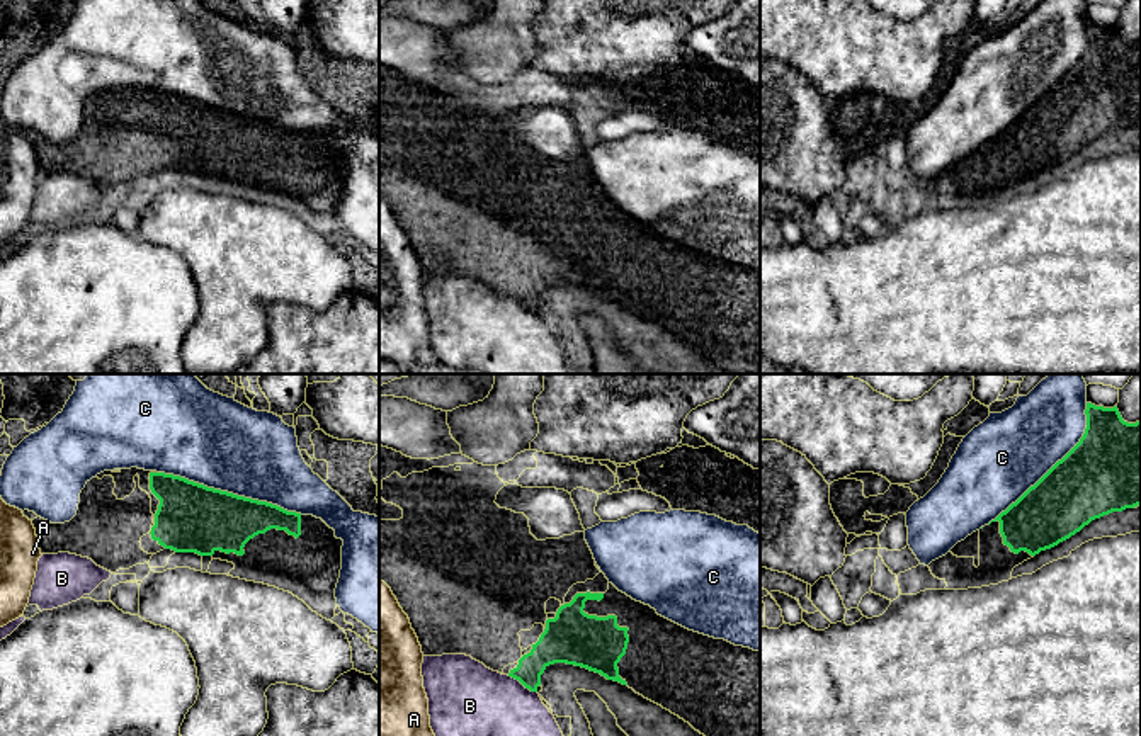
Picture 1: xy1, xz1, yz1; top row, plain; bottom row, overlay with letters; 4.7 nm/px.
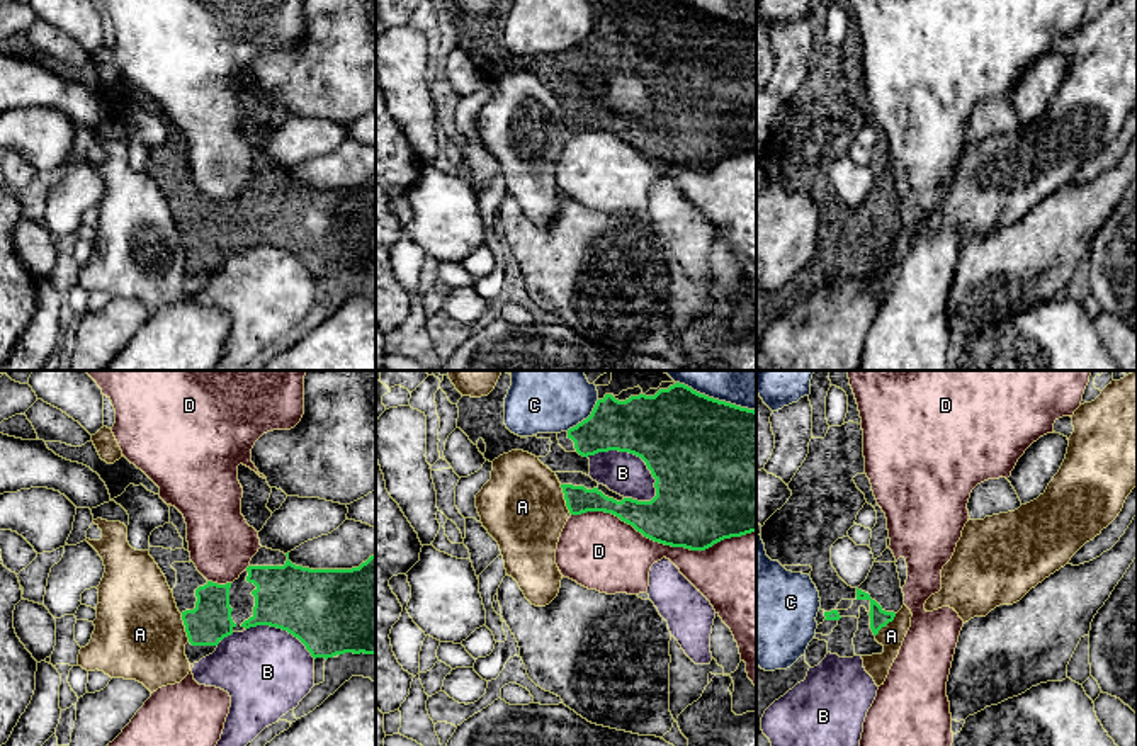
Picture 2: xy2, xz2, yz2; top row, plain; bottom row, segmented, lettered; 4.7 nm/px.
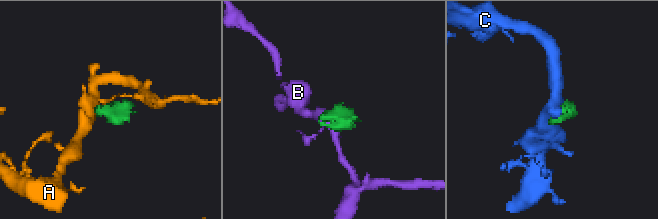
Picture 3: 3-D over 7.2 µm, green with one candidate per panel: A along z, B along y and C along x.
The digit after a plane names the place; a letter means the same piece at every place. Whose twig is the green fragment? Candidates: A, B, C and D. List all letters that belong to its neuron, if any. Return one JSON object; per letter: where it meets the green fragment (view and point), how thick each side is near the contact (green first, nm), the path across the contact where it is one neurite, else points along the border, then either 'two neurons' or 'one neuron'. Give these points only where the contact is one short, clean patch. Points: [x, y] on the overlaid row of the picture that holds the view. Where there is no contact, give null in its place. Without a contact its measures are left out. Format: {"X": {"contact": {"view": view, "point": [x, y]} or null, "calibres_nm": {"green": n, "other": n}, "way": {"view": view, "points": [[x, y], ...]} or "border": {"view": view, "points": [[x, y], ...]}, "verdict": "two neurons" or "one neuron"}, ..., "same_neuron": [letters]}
{"A": {"contact": {"view": "xz2", "point": [565, 498]}, "calibres_nm": {"green": 130, "other": 400}, "border": {"view": "xz2", "points": [[560, 485], [565, 505], [571, 514]]}, "verdict": "two neurons"}, "B": {"contact": {"view": "xz2", "point": [633, 452]}, "calibres_nm": {"green": 440, "other": 200}, "verdict": "two neurons"}, "C": {"contact": {"view": "xy1", "point": [230, 493]}, "calibres_nm": {"green": 320, "other": 420}, "verdict": "two neurons"}, "D": {"contact": {"view": "xz2", "point": [663, 542]}, "calibres_nm": {"green": 400, "other": 340}, "verdict": "two neurons"}, "same_neuron": []}

